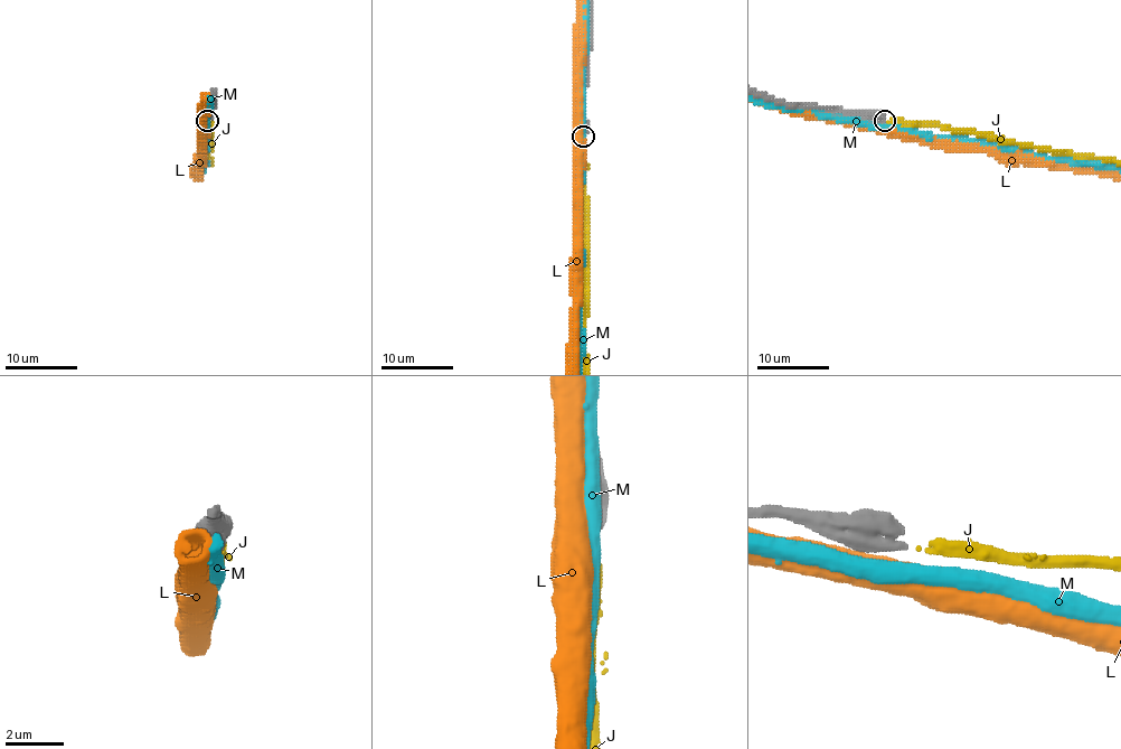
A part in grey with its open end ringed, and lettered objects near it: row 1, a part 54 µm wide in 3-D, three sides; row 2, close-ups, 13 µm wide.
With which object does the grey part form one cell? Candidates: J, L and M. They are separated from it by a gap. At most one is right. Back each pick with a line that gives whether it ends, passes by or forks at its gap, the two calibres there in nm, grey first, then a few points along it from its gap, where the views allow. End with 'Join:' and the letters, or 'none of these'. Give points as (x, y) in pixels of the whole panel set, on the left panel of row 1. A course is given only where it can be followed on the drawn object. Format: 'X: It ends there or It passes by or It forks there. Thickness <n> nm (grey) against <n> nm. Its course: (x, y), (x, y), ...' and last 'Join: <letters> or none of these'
J: It ends there. Thickness 420 nm (grey) against 240 nm
Join: J

